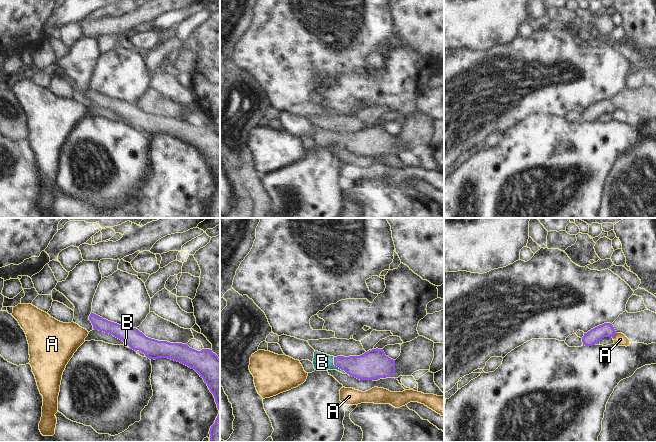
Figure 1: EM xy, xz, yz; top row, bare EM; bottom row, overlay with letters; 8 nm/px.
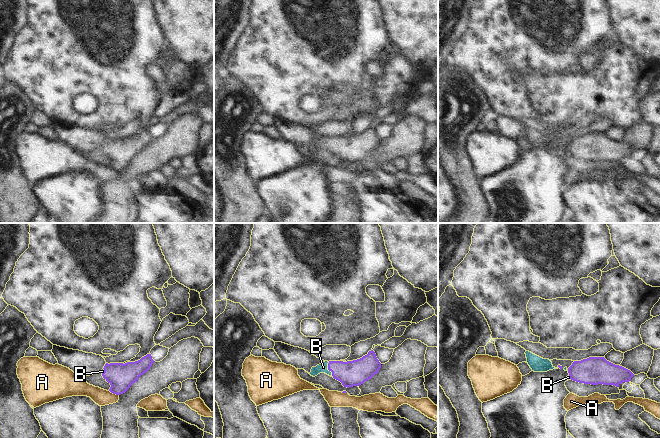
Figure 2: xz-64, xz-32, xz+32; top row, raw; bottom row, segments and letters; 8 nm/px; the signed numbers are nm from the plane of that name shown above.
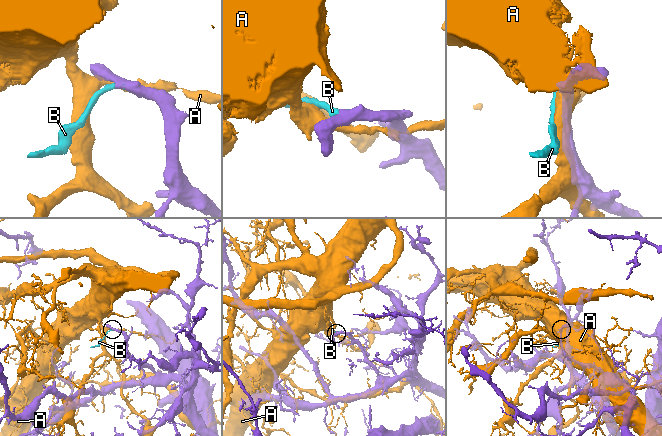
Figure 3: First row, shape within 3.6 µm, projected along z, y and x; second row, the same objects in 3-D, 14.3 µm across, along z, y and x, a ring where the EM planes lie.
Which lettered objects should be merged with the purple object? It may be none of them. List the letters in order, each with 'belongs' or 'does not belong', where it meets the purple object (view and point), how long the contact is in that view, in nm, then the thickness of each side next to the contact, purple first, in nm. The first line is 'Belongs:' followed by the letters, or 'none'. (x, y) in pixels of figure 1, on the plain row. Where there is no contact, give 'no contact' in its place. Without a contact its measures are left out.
Belongs: B
A: does not belong; meets purple in yz at (614, 110); contact 50 nm long; 120 nm thick on the purple side, 100 nm on the other
B: belongs; meets purple in xz at (339, 143); contact 200 nm long; 220 nm thick on the purple side, 140 nm on the other

